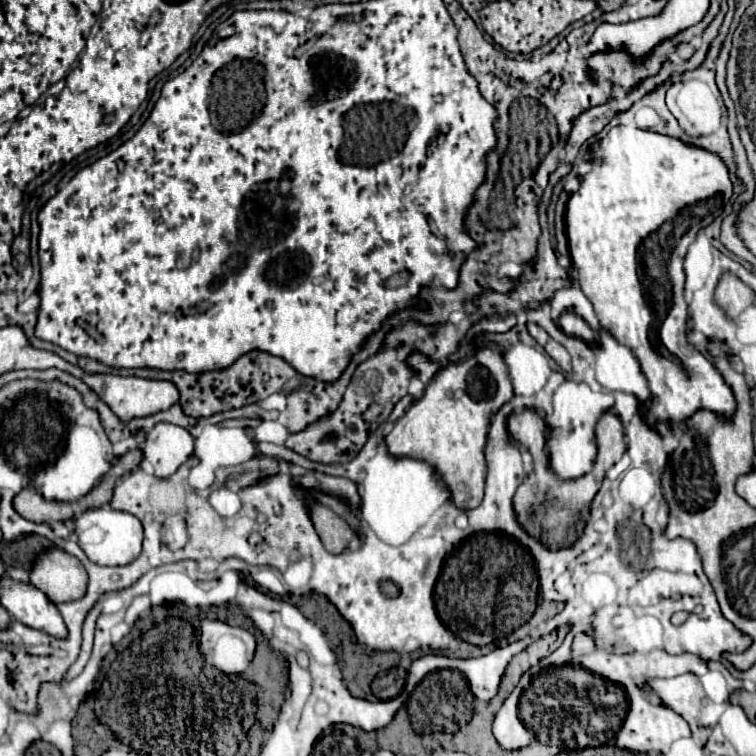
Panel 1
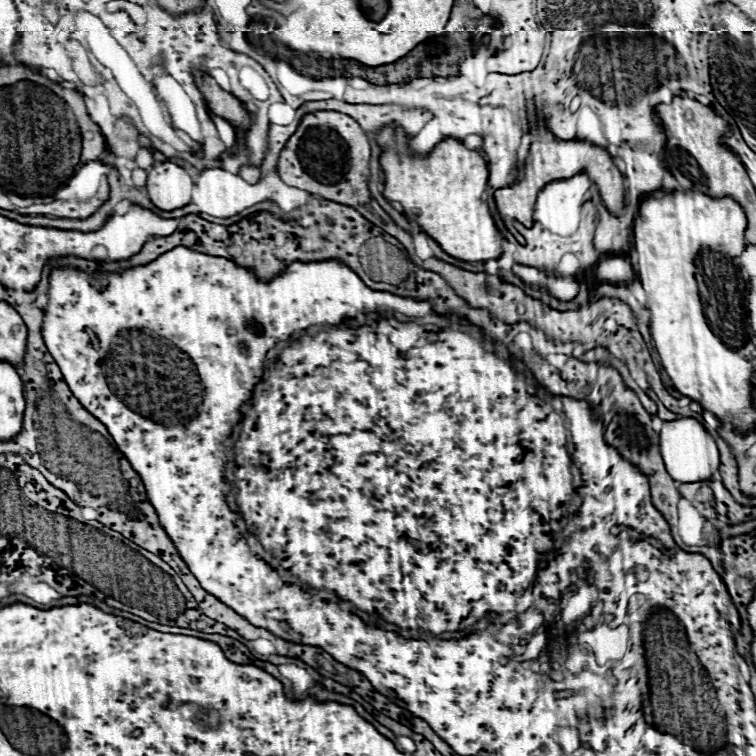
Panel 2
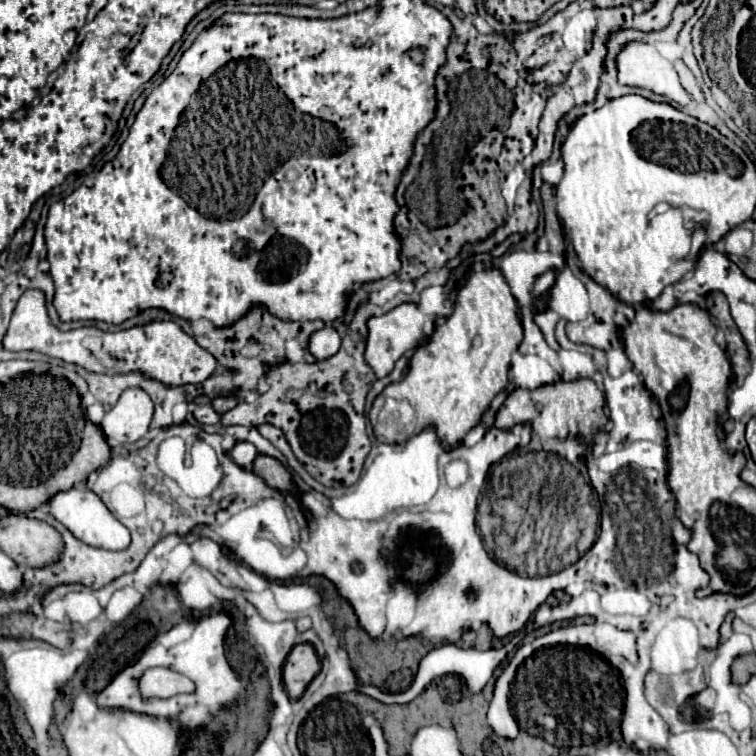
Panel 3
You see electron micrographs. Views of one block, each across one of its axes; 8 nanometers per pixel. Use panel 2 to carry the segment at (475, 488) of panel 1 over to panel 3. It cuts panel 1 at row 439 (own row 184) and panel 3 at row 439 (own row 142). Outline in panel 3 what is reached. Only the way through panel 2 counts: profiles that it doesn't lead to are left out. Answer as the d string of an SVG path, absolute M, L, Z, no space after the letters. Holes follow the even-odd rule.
M482 270L468 278L466 286L456 296L454 314L436 326L430 342L420 346L410 360L412 378L416 378L416 402L408 402L416 410L416 434L424 428L432 428L440 438L440 444L446 452L454 450L468 430L472 430L484 410L490 406L492 398L508 386L508 370L510 370L510 356L522 342L522 326L518 316L516 298L510 292L500 270Z

